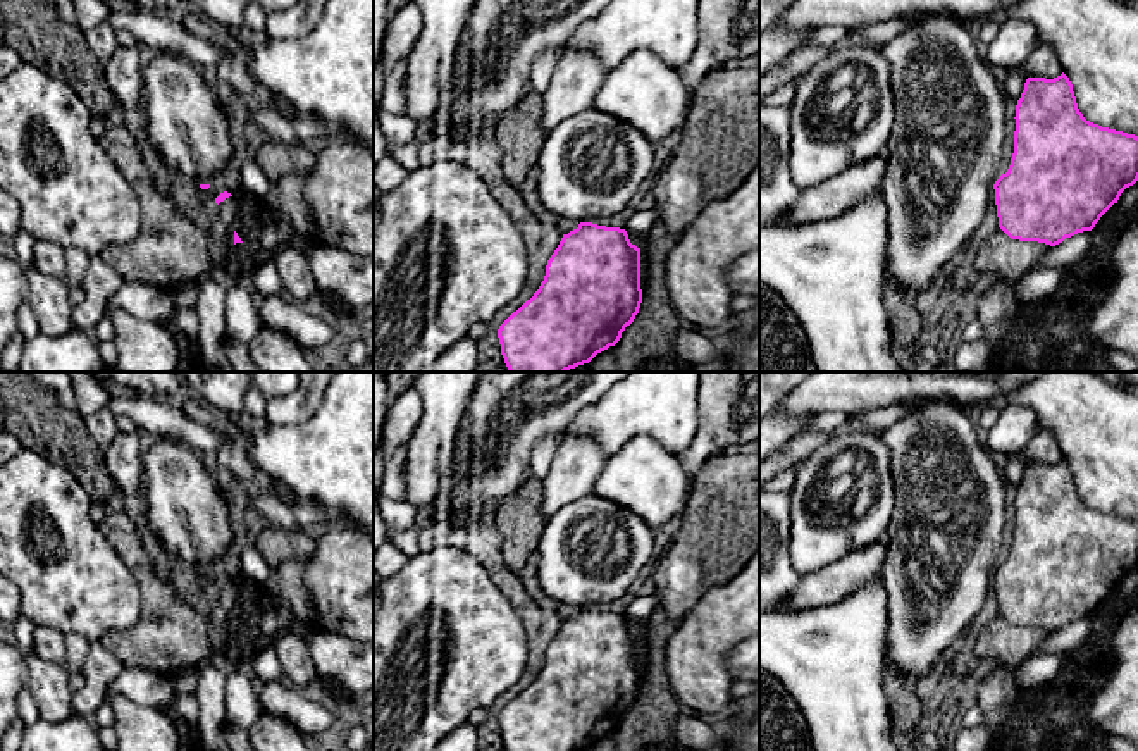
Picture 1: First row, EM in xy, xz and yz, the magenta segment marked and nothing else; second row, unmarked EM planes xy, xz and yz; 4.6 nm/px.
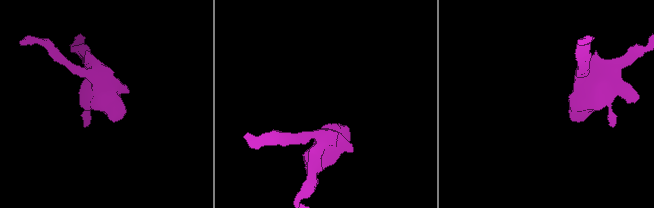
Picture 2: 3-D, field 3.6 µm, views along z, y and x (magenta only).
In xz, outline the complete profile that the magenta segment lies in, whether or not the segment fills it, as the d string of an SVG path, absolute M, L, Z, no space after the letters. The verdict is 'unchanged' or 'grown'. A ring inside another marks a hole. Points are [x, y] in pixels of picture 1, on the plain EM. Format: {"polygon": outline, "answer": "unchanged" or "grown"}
{"polygon": "M580 608L563 620L539 675L498 715L506 751L584 751L615 732L639 699L640 634L625 615Z", "answer": "unchanged"}

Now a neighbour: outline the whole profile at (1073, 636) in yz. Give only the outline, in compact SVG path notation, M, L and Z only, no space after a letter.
M1092 617L1078 618L1071 624L1066 624L1062 629L1055 630L1038 649L1036 655L1052 655L1052 653L1071 653L1086 644L1090 634L1093 632Z

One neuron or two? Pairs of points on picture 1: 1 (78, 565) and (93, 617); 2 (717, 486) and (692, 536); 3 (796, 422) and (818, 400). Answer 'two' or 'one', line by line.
1: one
2: one
3: two

